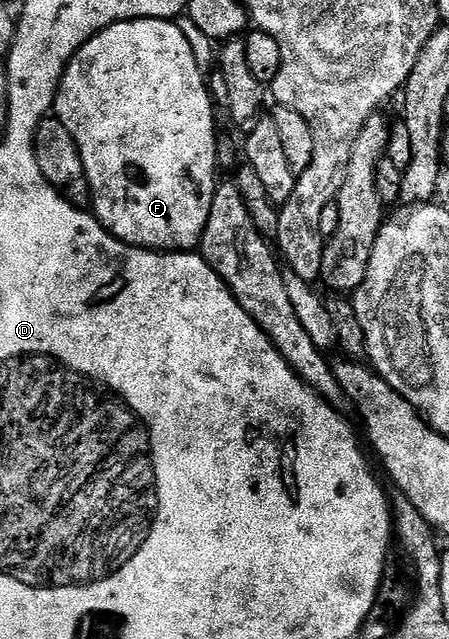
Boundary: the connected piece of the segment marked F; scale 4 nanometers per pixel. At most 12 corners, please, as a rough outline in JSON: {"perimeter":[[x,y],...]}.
{"perimeter":[[169,20],[85,42],[54,119],[93,215],[198,249],[216,105]]}

